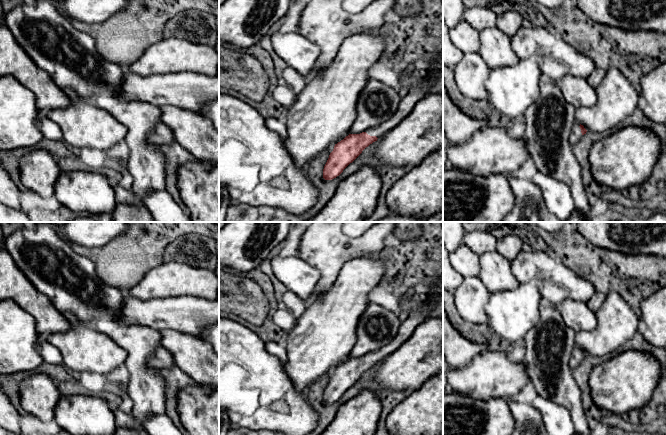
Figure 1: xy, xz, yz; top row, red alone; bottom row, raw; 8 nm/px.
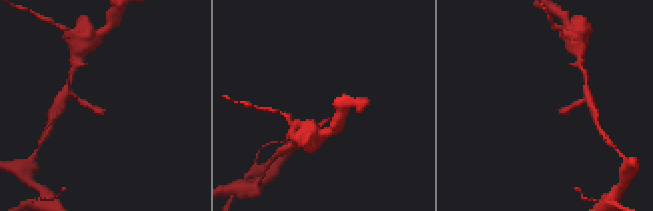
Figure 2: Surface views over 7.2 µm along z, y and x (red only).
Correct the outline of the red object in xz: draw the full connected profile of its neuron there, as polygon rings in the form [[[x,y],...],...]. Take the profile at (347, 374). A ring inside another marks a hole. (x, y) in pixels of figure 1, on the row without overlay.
[[[439,274],[433,282],[428,299],[425,301],[425,306],[410,312],[408,318],[402,323],[397,335],[389,344],[371,351],[360,358],[349,358],[335,368],[324,390],[323,402],[325,404],[332,404],[339,400],[366,371],[400,347],[412,335],[415,328],[428,319],[429,308],[437,301],[440,294],[443,295],[443,279]]]

